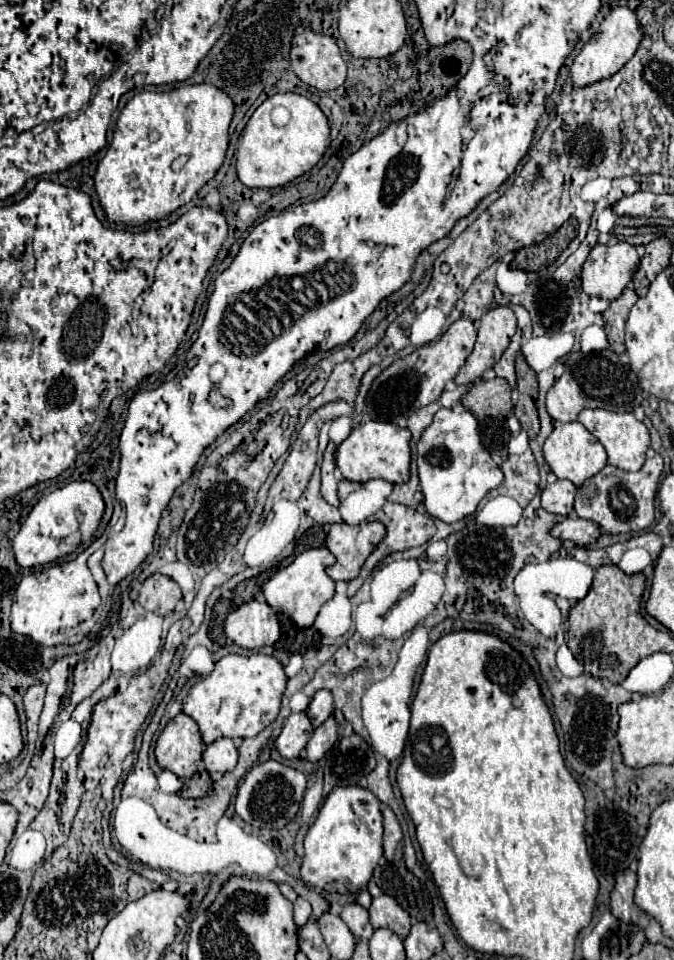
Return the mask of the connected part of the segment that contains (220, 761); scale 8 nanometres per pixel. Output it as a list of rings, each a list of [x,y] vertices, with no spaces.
[[[219,738],[203,750],[203,764],[209,774],[225,774],[237,764],[237,750],[229,738]]]

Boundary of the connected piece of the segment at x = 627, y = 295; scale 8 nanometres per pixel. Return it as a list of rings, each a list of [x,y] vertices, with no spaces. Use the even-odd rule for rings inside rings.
[[[625,288],[623,294],[609,304],[609,308],[603,312],[605,320],[605,334],[609,340],[609,348],[615,350],[617,354],[625,352],[625,338],[623,338],[623,328],[629,310],[637,302],[637,294],[633,288]]]

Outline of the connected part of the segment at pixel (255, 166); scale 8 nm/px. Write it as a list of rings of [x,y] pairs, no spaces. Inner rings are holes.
[[[275,94],[249,118],[237,142],[237,178],[249,188],[277,188],[309,172],[329,148],[329,122],[321,108],[301,94]],[[283,106],[289,112],[285,126],[275,126],[271,114]]]

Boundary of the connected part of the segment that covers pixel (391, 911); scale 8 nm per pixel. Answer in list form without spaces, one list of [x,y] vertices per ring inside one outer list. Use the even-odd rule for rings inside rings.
[[[379,894],[377,898],[373,898],[369,918],[373,928],[389,928],[401,938],[405,938],[411,928],[409,914],[387,894]]]

